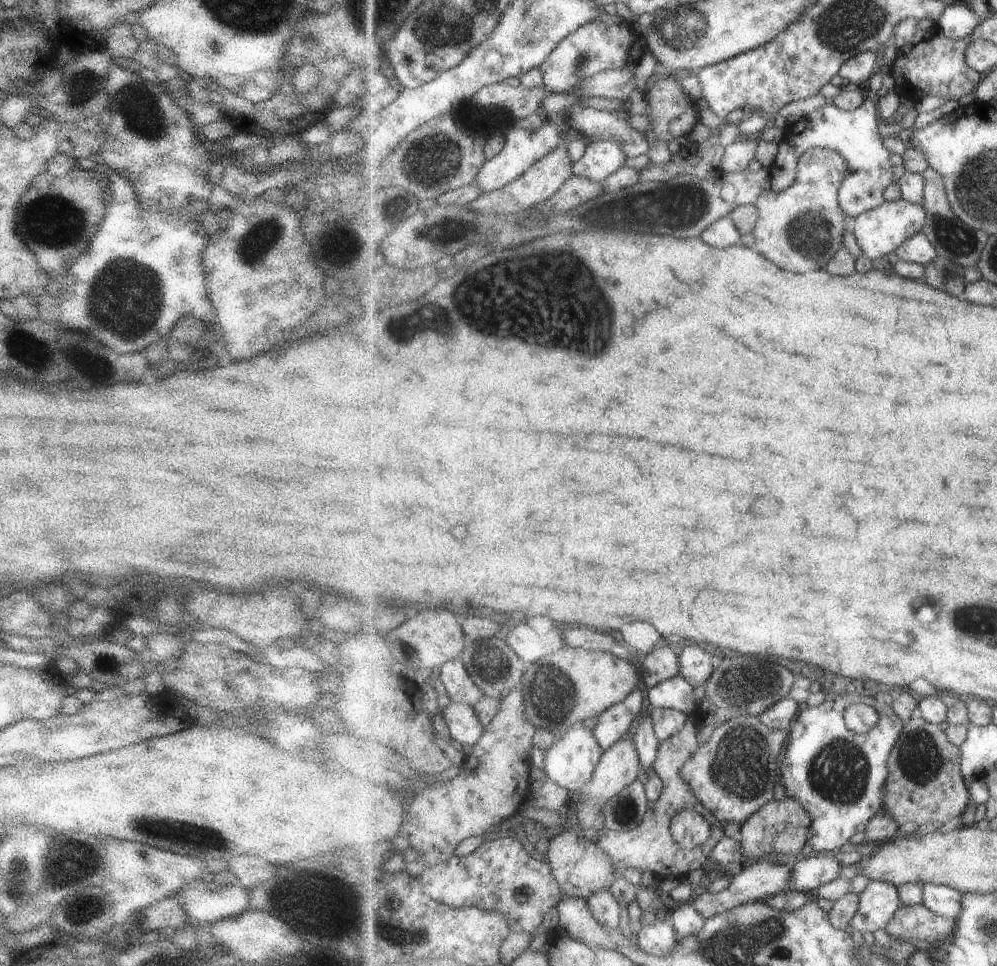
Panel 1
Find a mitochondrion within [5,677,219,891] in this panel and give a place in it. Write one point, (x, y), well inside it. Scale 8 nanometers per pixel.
(173, 830)

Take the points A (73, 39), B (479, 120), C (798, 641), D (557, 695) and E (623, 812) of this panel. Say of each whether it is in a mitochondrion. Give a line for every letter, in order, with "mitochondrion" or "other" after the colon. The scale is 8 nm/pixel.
A: other
B: mitochondrion
C: other
D: mitochondrion
E: mitochondrion

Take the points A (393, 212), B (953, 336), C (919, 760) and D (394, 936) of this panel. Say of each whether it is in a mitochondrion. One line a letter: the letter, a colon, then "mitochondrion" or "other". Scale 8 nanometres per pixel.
A: mitochondrion
B: other
C: mitochondrion
D: mitochondrion

